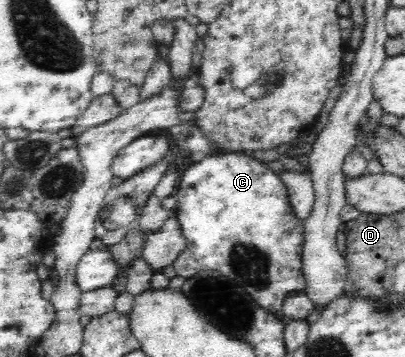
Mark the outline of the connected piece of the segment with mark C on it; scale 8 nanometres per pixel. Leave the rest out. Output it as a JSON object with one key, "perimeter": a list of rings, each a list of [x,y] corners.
{"perimeter":[[[225,151],[205,156],[183,172],[173,194],[177,198],[174,211],[178,225],[187,242],[187,248],[172,264],[176,276],[187,280],[205,270],[221,272],[227,279],[240,285],[259,306],[276,314],[281,311],[287,295],[305,290],[302,272],[304,224],[294,217],[284,179],[263,161],[245,152]]]}

